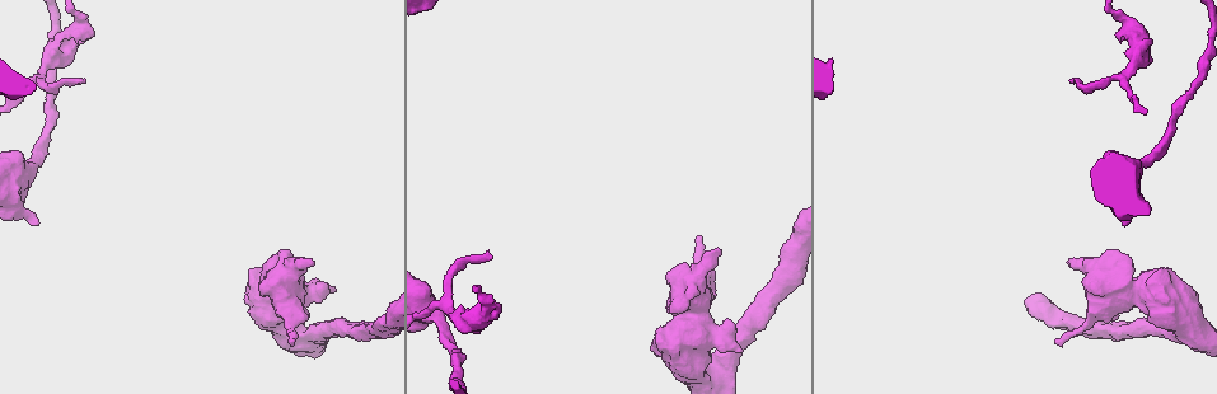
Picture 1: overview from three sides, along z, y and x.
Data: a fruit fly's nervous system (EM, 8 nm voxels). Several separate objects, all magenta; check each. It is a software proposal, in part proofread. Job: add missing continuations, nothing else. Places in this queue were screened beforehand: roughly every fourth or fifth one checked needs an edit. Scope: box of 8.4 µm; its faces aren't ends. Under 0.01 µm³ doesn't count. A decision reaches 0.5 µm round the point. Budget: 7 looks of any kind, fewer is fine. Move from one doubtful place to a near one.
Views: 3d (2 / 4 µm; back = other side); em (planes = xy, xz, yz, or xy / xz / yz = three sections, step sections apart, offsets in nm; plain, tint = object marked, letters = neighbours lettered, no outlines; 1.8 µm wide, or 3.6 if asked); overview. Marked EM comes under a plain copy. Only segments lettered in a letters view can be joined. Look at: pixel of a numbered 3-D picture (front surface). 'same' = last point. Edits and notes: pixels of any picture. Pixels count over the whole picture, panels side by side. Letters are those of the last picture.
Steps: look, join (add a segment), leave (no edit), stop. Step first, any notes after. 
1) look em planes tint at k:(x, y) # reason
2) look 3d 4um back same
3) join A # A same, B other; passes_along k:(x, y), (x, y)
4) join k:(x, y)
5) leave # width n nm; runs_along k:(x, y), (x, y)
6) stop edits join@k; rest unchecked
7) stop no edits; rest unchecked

look em planes tint at 1:(491, 258)

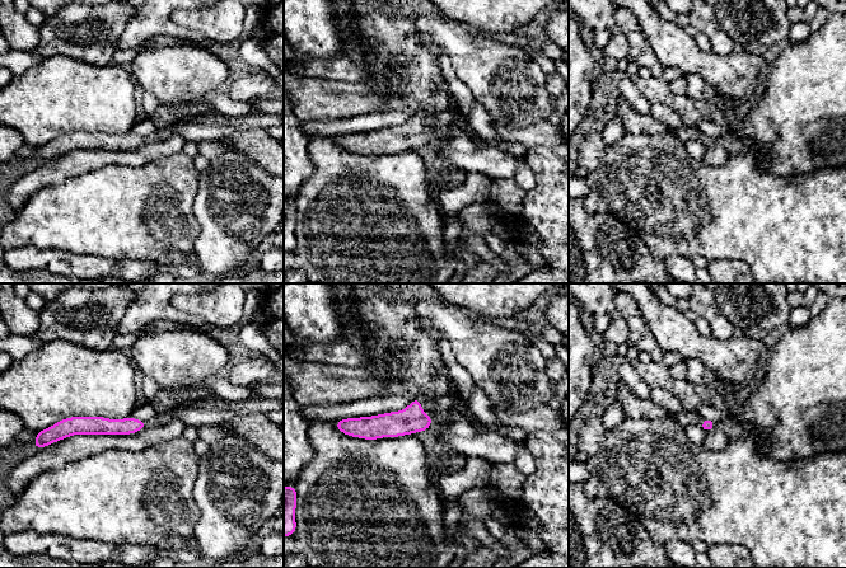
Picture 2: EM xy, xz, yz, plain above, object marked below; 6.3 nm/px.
look em planes letters same # what lies round it

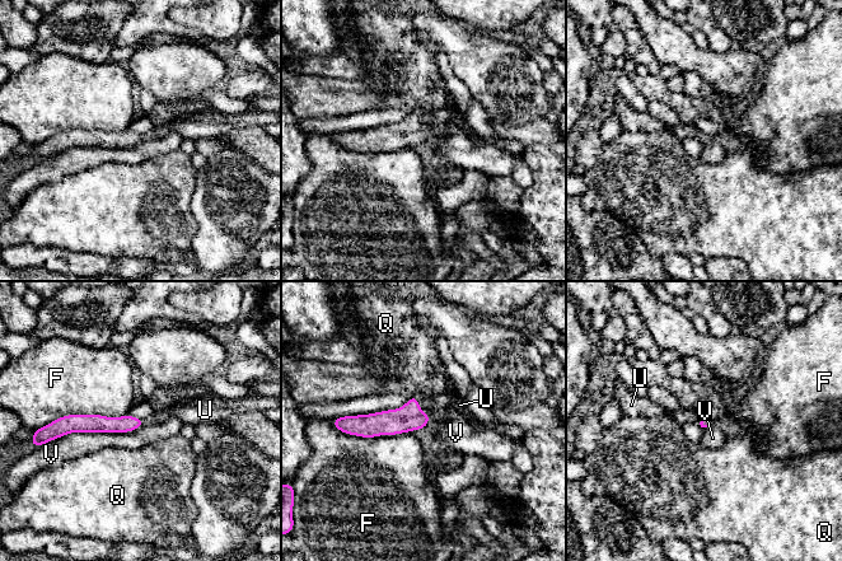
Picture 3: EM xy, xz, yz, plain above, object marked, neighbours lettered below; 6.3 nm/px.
join U # F other, Q other, U same, V other; passes_along 3:(408, 417), (427, 415), (459, 405); the cell continues

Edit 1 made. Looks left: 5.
look em xy step 4 letters at 1:(37, 223) # an open end

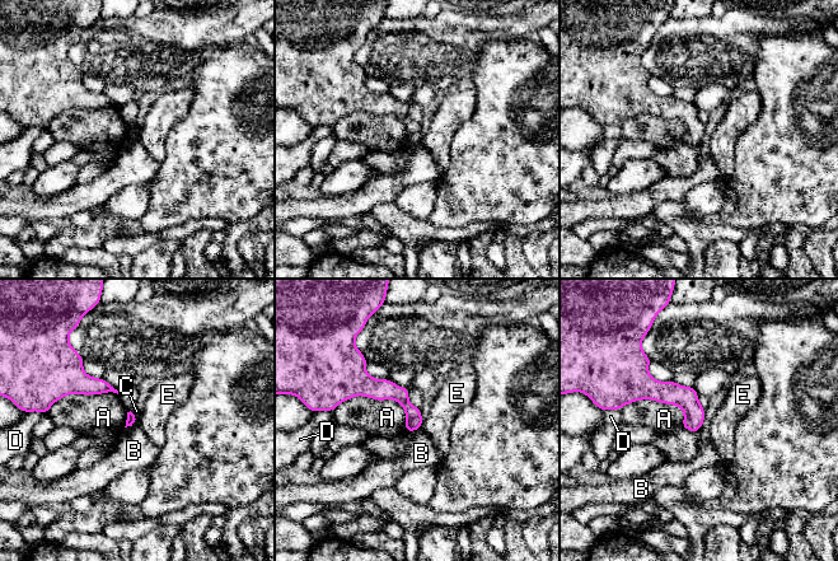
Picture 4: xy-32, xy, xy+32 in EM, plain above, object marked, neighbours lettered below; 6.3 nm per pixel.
look em planes letters same

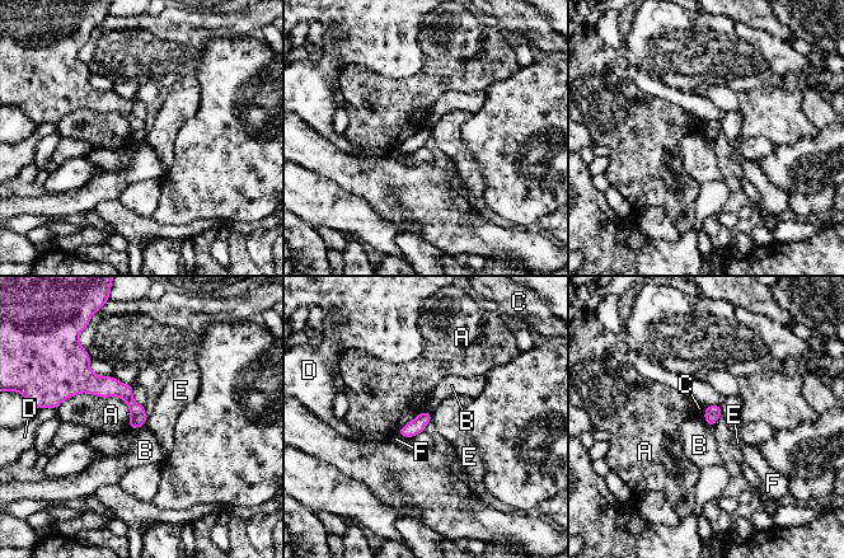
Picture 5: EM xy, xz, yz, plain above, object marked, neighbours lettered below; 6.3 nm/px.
leave # A other, B other, C other, D other, E other, F other; border 5:(148, 417), (144, 423); none of them fits

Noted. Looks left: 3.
look em xz step 16 letters at 1:(334, 290) # an open end

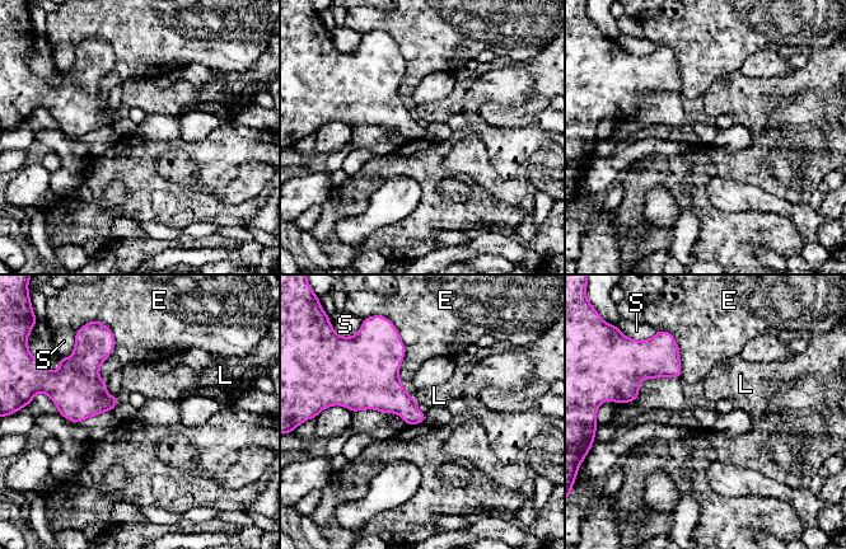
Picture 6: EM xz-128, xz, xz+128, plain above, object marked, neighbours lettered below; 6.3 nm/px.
look em planes letters same

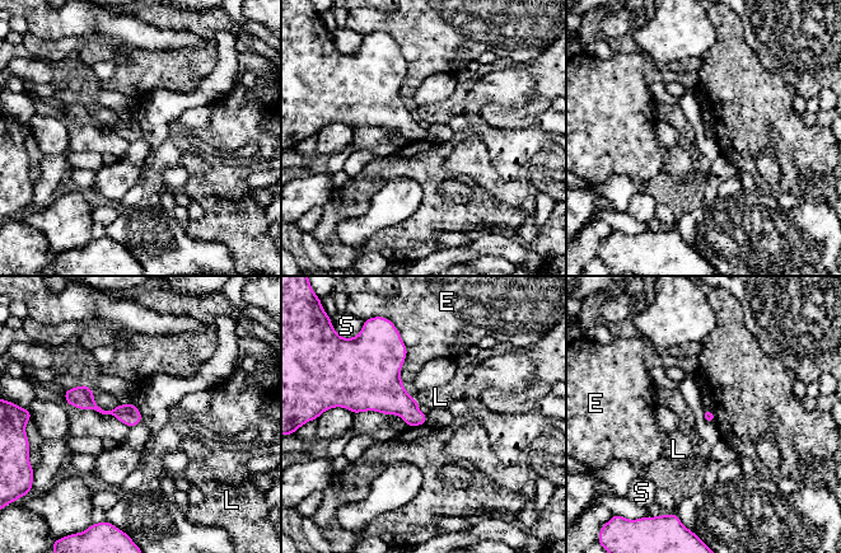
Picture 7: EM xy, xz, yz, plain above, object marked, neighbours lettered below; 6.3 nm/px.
leave # E other, L other, S other; runs_along 7:(68, 394), (103, 412), (125, 412), (138, 418); none of them fits

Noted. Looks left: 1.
stop edits join@3; rest unchecked

